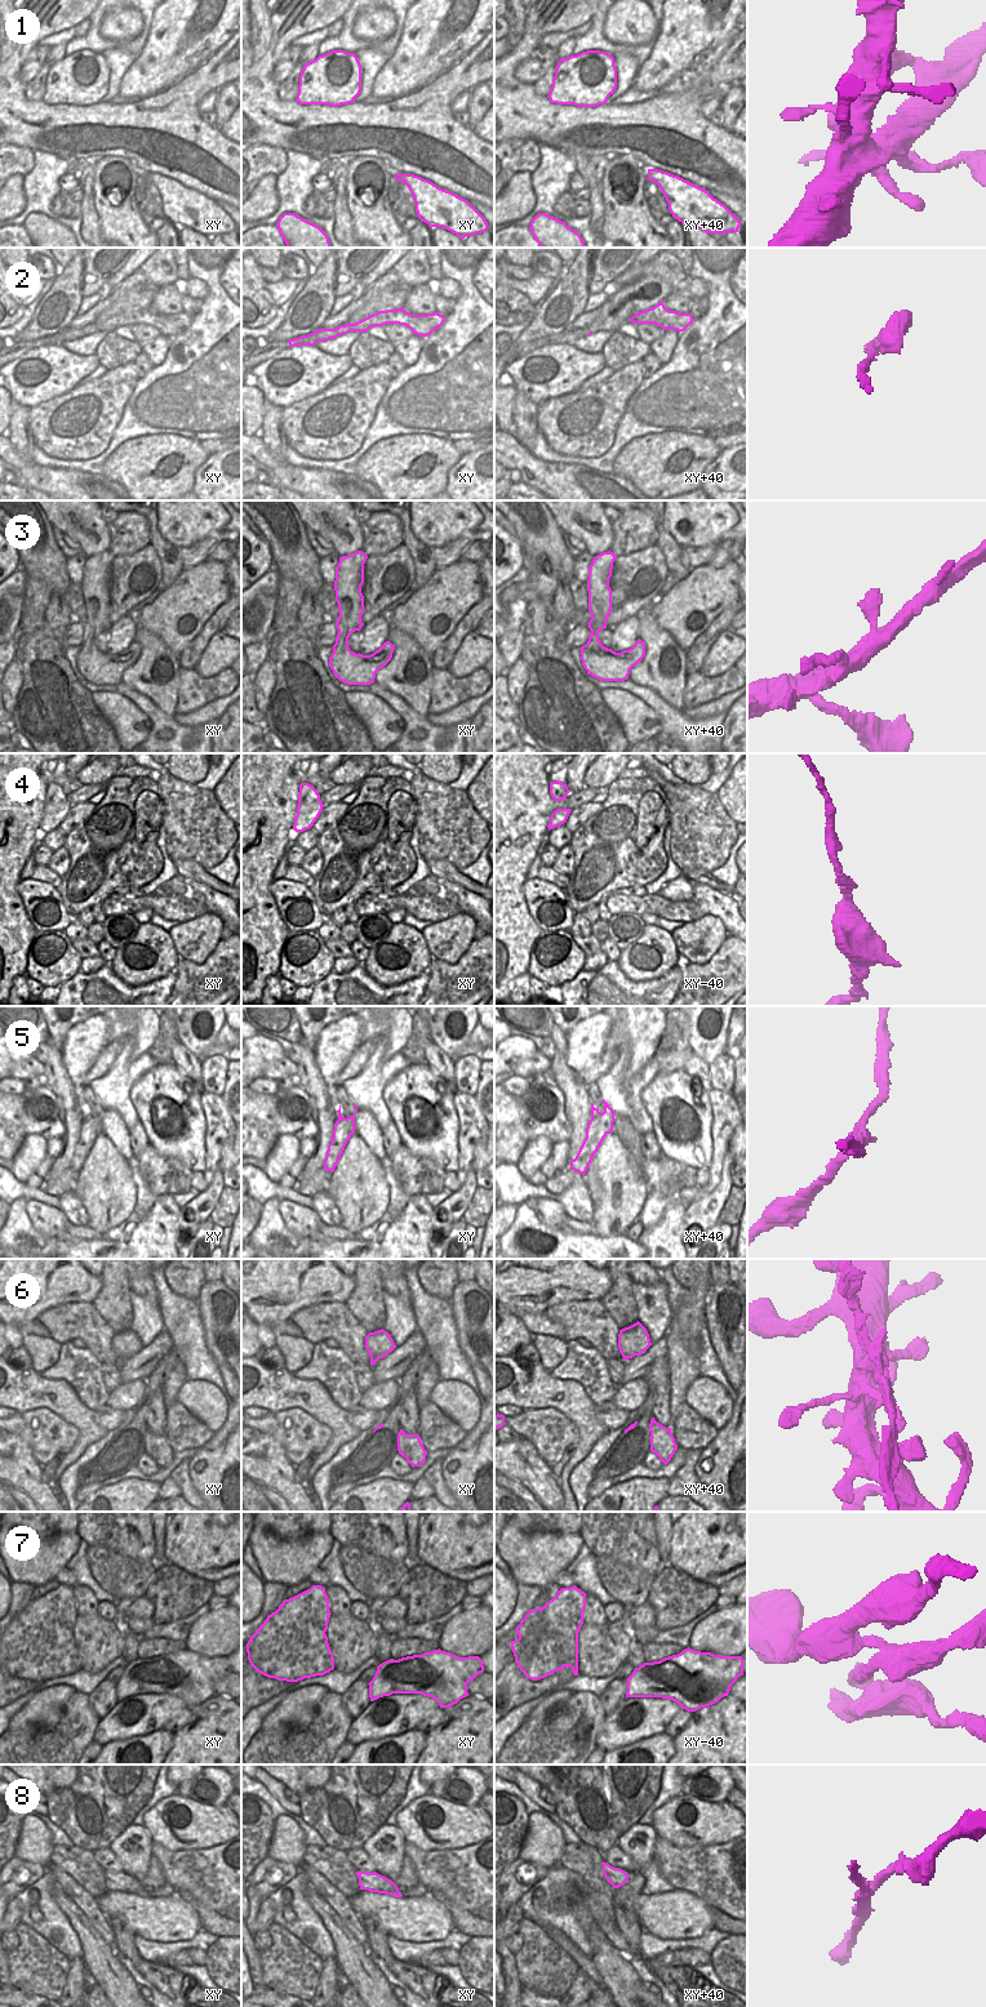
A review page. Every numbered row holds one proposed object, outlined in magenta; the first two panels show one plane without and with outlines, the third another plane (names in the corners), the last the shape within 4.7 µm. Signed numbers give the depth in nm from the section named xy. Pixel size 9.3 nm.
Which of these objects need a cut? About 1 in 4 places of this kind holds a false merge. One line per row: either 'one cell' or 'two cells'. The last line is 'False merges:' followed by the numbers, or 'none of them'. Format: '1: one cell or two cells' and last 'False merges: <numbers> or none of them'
1: one cell
2: two cells
3: one cell
4: one cell
5: two cells
6: two cells
7: two cells
8: one cell
False merges: 2, 5, 6, 7

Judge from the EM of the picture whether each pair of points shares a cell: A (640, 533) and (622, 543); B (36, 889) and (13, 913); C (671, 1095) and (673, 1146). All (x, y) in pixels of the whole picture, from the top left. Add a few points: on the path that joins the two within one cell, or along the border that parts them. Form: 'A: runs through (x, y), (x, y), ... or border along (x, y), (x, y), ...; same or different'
A: runs through (636, 533), (633, 533), (626, 539); same
B: border along (20, 880), (18, 894), (29, 920), (36, 929); different
C: runs through (660, 1106), (658, 1126), (662, 1133); same

